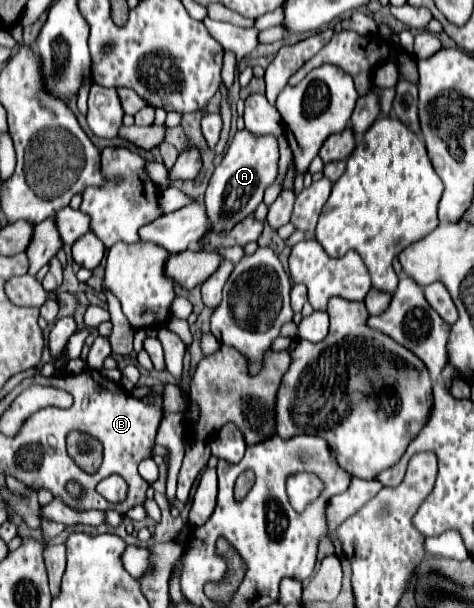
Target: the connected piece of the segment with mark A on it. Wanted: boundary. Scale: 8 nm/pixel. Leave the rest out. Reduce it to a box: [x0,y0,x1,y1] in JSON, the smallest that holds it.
[204,128,280,232]

